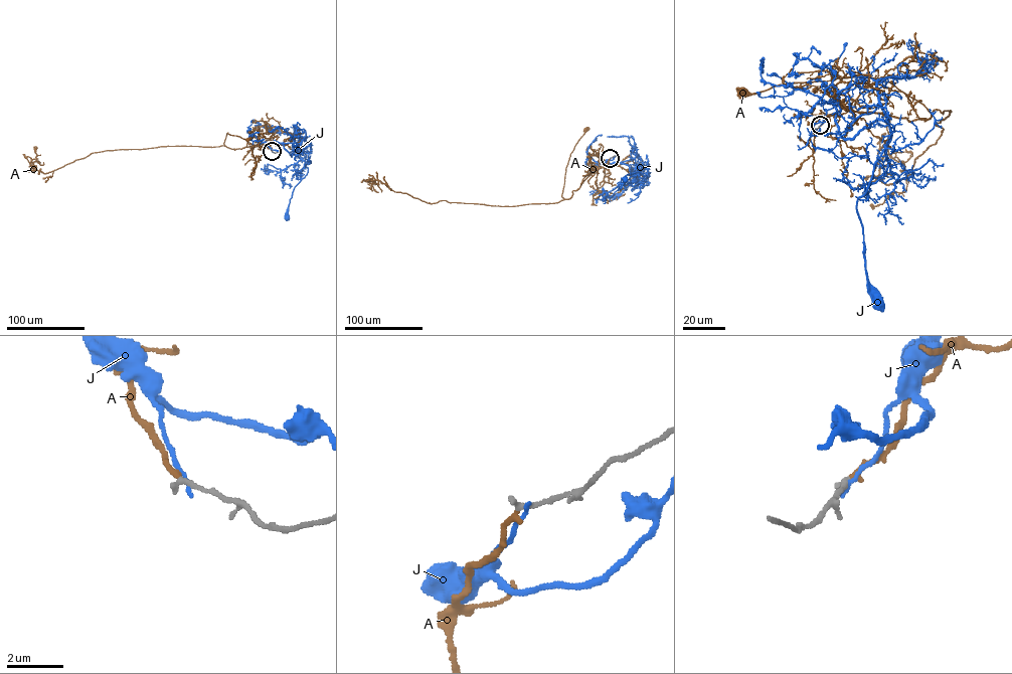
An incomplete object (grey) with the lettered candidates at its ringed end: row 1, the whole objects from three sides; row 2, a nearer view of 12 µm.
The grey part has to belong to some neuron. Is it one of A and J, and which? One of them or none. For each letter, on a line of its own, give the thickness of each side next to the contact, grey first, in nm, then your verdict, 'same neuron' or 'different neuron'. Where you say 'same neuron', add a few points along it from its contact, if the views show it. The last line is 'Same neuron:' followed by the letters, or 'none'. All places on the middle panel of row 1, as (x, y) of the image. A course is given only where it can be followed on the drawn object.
A: 220 nm thick on the grey side, 190 nm on the other; same neuron; it runs (610, 158), (608, 166), (597, 168), (572, 191), (570, 197), (562, 197), (570, 154), (584, 130)
J: 240 nm thick on the grey side, 120 nm on the other; different neuron
Same neuron: A

